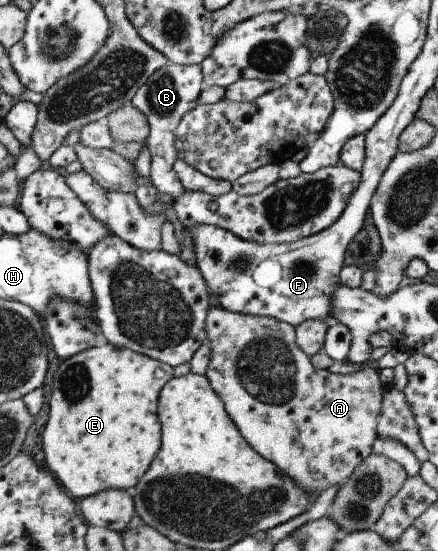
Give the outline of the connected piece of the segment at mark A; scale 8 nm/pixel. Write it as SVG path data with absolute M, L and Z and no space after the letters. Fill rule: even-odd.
M212 295L212 308L210 315L206 319L206 328L208 331L208 339L211 340L212 358L209 364L206 376L211 380L211 385L219 397L223 398L226 403L226 410L247 438L247 441L259 452L263 457L274 461L287 475L290 475L300 486L303 486L308 492L315 497L321 491L337 484L339 488L345 484L345 481L353 475L353 472L361 465L371 454L374 453L374 443L379 439L378 421L382 415L382 407L384 402L384 389L386 385L382 382L381 371L371 363L360 365L349 375L336 374L329 369L321 369L315 365L314 357L307 355L296 340L296 326L287 322L276 320L269 316L254 316L251 314L240 314L239 312L230 312L220 305L217 297Z

